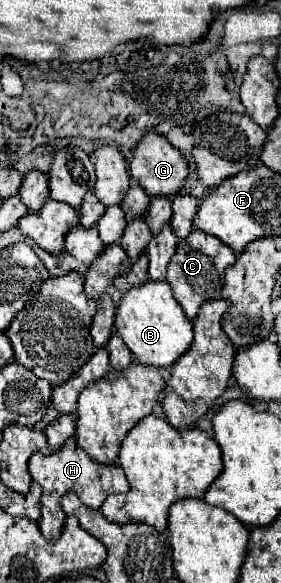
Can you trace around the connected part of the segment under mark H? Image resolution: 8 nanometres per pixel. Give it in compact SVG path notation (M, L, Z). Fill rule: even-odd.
M66 441L58 451L50 453L50 455L42 455L42 453L34 453L28 461L30 467L30 475L32 479L42 487L42 497L40 497L40 511L42 517L38 521L40 531L46 539L58 539L62 525L64 525L64 511L60 505L60 497L68 491L74 491L82 503L86 503L92 509L100 509L104 503L104 497L112 495L112 493L128 493L130 485L126 481L126 475L122 471L122 467L118 463L112 465L102 465L96 459L92 459L84 449L80 449L78 445L70 445L70 441Z

